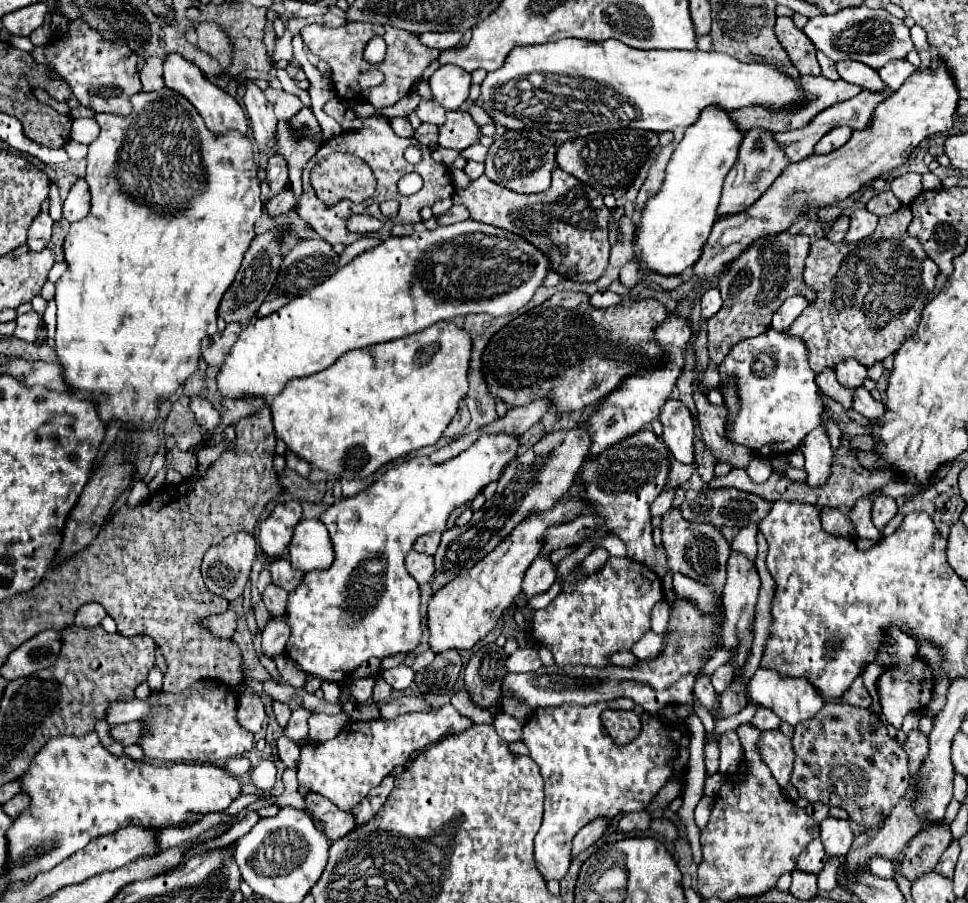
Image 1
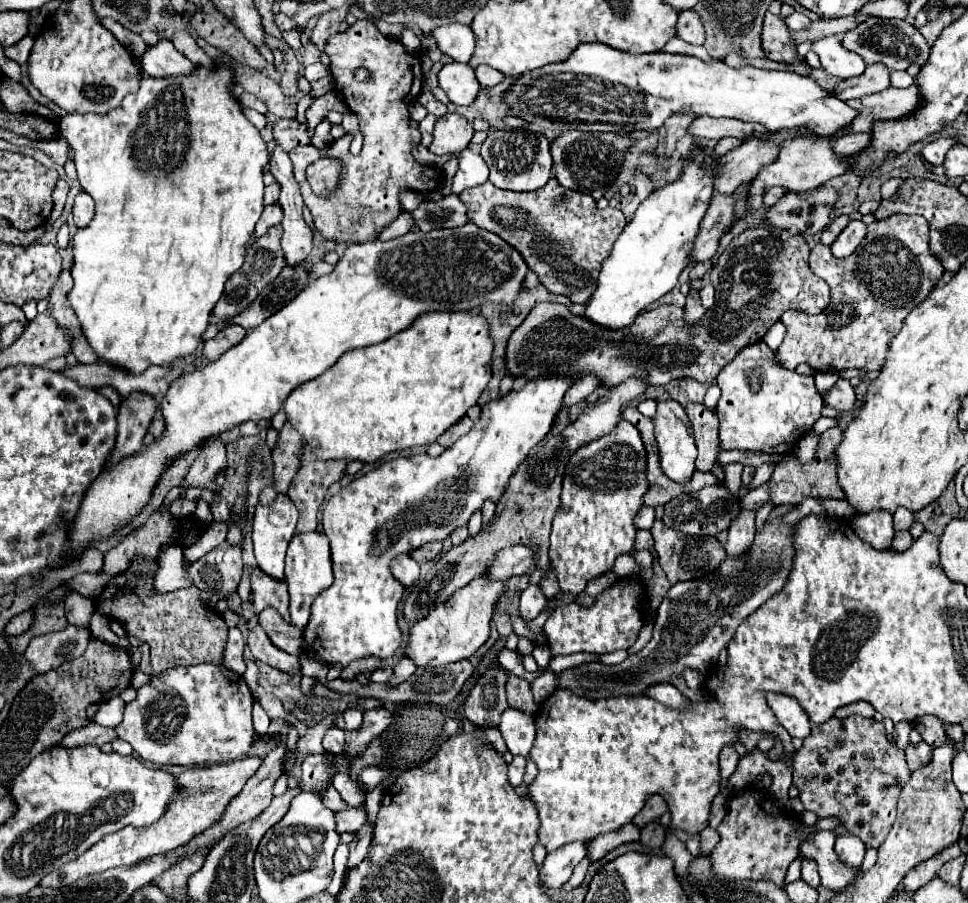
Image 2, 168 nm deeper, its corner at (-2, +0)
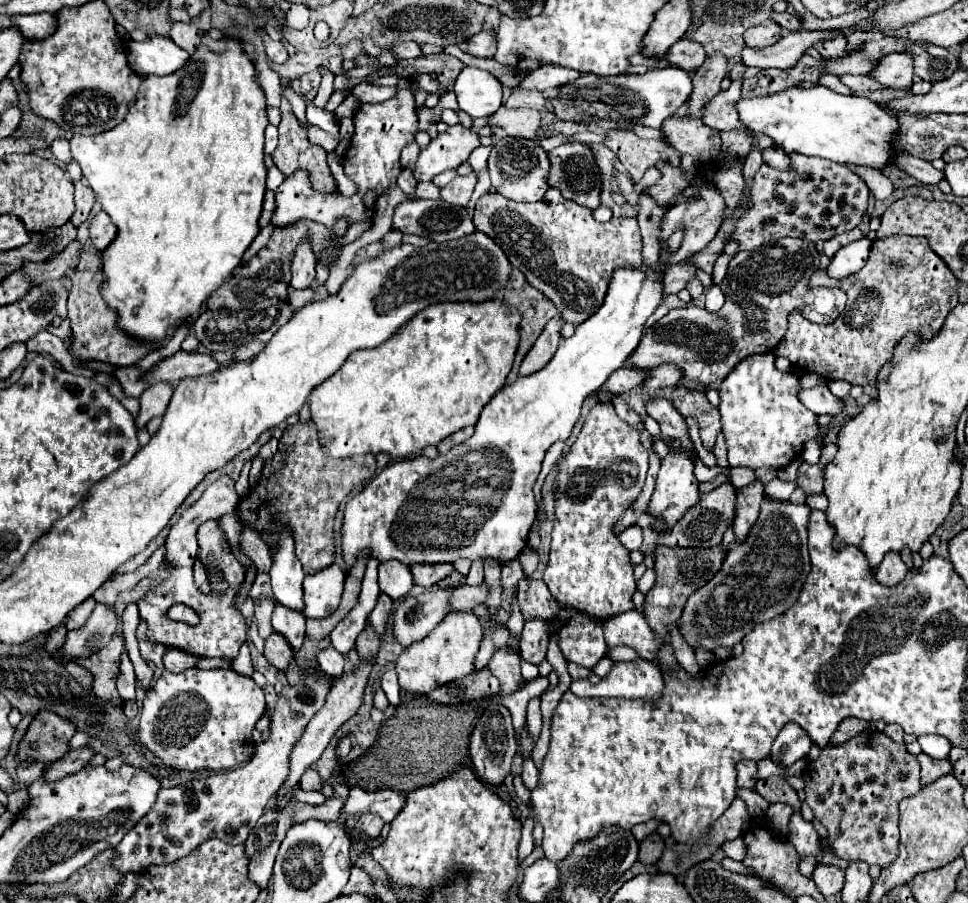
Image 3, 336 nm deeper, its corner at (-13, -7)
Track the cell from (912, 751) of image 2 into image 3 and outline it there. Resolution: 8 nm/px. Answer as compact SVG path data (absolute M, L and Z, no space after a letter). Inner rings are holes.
M924 753L918 755L920 767L922 767L922 785L928 785L932 781L936 781L942 775L948 775L952 771L952 765L948 759L932 759Z

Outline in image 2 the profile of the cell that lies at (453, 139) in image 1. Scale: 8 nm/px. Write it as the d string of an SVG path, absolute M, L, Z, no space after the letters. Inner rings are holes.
M449 112L437 120L429 152L439 156L459 154L469 146L471 136L473 136L473 126L463 116Z

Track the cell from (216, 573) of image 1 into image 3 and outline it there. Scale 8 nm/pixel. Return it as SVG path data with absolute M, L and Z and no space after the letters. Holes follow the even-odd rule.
M215 520L206 521L198 529L198 555L206 567L212 591L236 589L244 581L242 563L230 551L220 549L220 538L225 536Z

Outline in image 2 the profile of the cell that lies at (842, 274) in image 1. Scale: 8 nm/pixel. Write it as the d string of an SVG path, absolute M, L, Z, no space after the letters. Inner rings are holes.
M893 214L885 220L875 220L869 224L865 240L849 258L835 258L825 244L817 244L809 256L809 268L819 278L831 284L831 302L819 316L807 316L797 310L787 310L781 316L781 322L787 328L785 340L777 350L779 360L785 368L795 370L797 364L805 362L817 372L839 372L845 368L857 368L865 372L879 372L887 354L889 340L901 330L905 316L923 302L929 292L937 286L943 276L941 262L929 250L929 224L921 216Z

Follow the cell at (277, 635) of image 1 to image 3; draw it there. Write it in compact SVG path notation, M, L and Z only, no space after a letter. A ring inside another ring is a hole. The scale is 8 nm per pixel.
M332 563L318 573L304 577L304 615L308 619L328 617L338 605L344 591L344 579L340 565Z

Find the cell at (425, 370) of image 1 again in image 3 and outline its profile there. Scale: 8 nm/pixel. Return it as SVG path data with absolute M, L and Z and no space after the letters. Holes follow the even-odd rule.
M488 301L484 305L432 305L432 309L424 309L424 313L418 313L412 319L412 325L408 325L408 329L400 329L400 333L396 333L396 337L392 337L392 341L386 341L384 345L380 345L380 349L355 351L328 381L324 381L324 385L318 385L309 396L310 413L312 413L312 421L316 423L316 429L318 429L322 449L326 451L326 455L336 457L336 459L368 455L368 453L370 455L386 453L390 457L404 459L414 453L420 455L422 449L428 445L436 447L440 441L444 441L446 437L450 437L452 433L456 433L468 425L476 425L480 411L504 387L506 375L512 369L514 353L518 347L518 325L520 325L520 313L508 309L502 301Z

